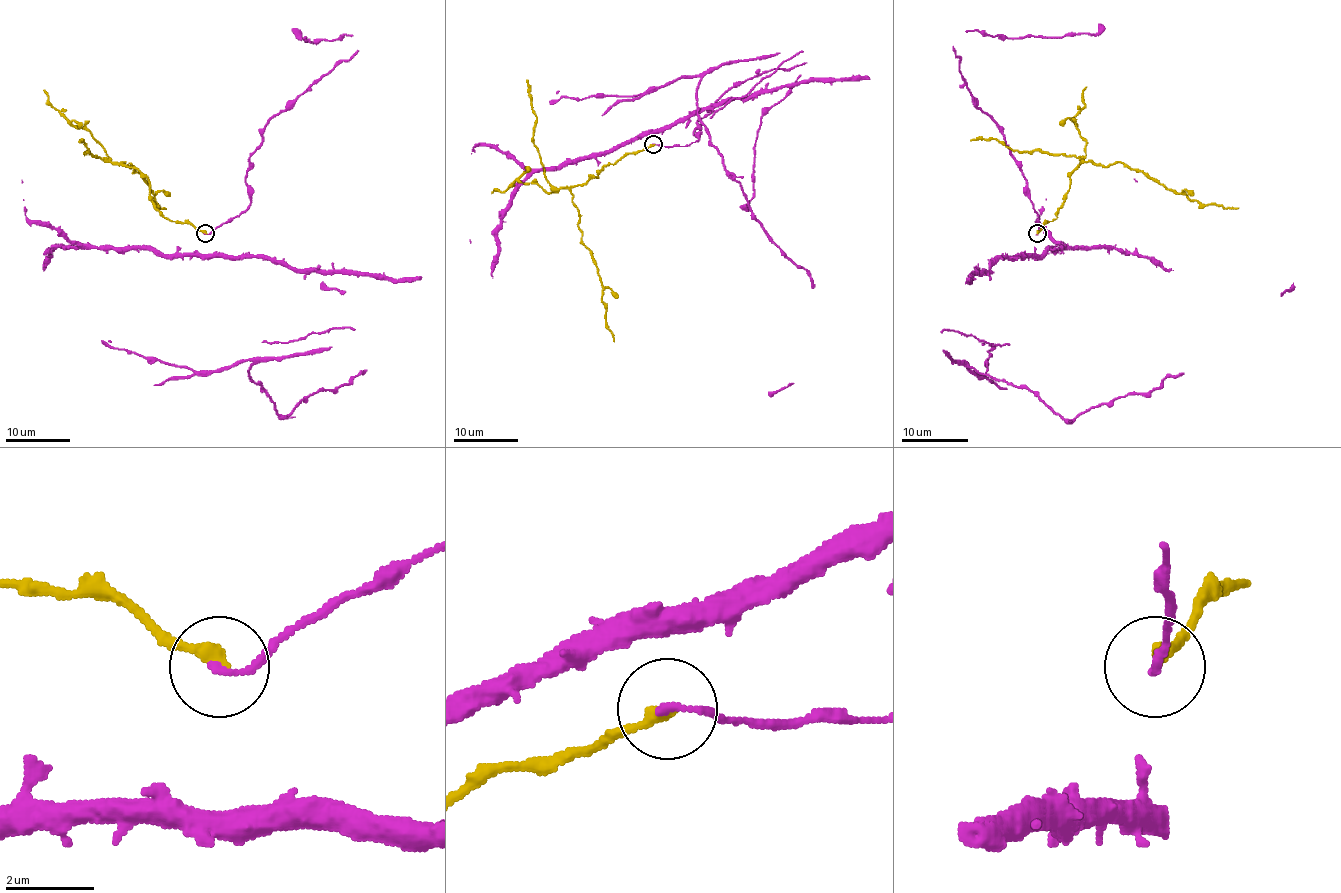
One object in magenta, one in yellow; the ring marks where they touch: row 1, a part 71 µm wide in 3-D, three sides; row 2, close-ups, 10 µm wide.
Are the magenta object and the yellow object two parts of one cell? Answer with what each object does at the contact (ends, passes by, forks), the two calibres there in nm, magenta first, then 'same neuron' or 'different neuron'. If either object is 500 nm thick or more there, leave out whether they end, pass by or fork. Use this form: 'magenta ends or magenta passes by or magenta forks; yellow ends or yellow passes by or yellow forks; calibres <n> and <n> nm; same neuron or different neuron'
magenta ends; yellow ends; calibres 170 and 300 nm; different neuron

